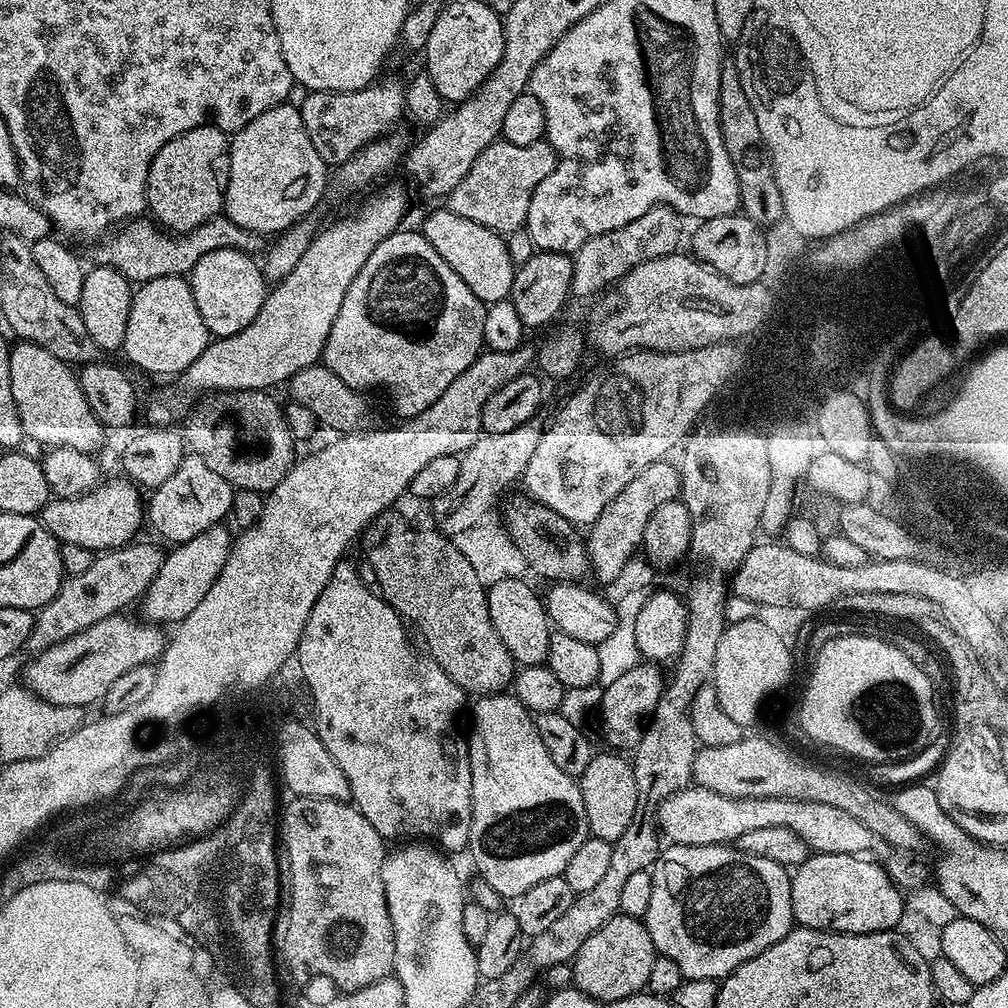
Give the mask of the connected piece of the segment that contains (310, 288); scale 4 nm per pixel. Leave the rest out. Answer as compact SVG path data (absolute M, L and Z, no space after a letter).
M392 184L389 188L384 188L381 192L376 192L360 209L357 210L356 216L348 216L345 220L340 220L337 224L332 224L329 228L324 228L315 233L310 242L310 246L306 246L306 254L302 254L302 258L298 261L298 266L294 266L294 270L290 270L290 274L286 274L284 280L275 281L271 285L270 291L264 297L264 305L262 310L258 310L258 314L254 318L254 322L250 322L250 326L246 326L246 330L242 330L233 336L225 336L216 338L209 343L206 350L202 350L202 354L198 354L198 358L194 358L194 362L190 362L190 366L185 372L179 373L180 392L184 396L196 396L201 394L219 394L222 392L241 392L242 390L250 390L258 388L261 390L275 389L275 384L283 385L291 380L294 374L298 374L298 370L309 368L312 364L317 363L323 357L324 347L330 338L330 326L334 326L334 318L338 318L338 310L342 310L342 298L346 298L346 290L350 290L350 282L354 282L354 278L358 278L358 270L362 270L362 266L366 266L366 258L370 258L370 254L374 254L374 250L378 250L378 246L382 242L386 242L386 238L390 238L390 234L401 231L404 215L408 212L408 196L404 193L404 188L400 184Z

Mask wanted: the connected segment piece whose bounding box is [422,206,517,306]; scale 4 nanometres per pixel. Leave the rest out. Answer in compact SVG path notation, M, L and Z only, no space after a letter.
M440 206L437 212L430 213L424 220L422 231L430 246L434 246L438 254L442 254L442 262L446 262L446 266L450 266L450 270L454 270L454 274L458 274L458 278L462 278L462 282L466 282L466 286L474 290L476 297L485 306L511 297L517 265L513 264L508 241L501 233L490 230L478 222L470 222L470 218L462 218L454 214L447 206Z

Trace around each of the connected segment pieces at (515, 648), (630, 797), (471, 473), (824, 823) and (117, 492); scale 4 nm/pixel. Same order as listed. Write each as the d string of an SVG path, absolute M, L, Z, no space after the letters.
M527 579L498 581L487 589L490 621L502 638L515 663L520 666L544 664L548 659L550 642L554 635L553 625L548 619L545 601L528 585Z
M612 750L597 751L592 757L590 766L580 777L580 793L582 794L582 806L586 806L586 822L589 833L603 840L617 840L626 834L626 826L636 817L640 808L641 785L636 782L636 775L631 763L624 760L623 755Z
M539 419L527 420L522 426L514 430L506 430L506 434L494 434L489 436L482 434L470 450L466 450L460 456L460 469L454 486L446 490L441 496L431 501L433 510L433 522L435 529L442 535L452 537L474 527L475 524L482 524L483 520L490 516L492 507L500 500L500 495L519 481L524 475L530 457L538 447L542 438L545 425L539 424Z
M689 786L666 798L658 809L659 831L665 841L674 844L731 845L749 830L758 830L765 826L794 830L794 834L798 834L798 838L802 838L802 842L806 842L806 846L813 853L864 856L872 854L872 851L882 844L874 830L866 830L866 826L846 814L846 810L838 810L838 806L826 806L826 802L789 800L783 796L730 798L699 786Z
M127 478L103 481L102 486L87 495L72 499L52 498L42 511L42 522L61 544L86 546L92 553L124 548L137 539L136 531L146 520L146 504L141 489Z

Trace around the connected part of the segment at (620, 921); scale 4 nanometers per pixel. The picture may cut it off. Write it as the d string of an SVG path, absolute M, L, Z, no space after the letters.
M618 914L610 918L610 922L606 922L598 934L590 934L590 938L582 942L582 950L578 950L575 960L571 961L570 969L576 979L573 980L575 987L581 992L595 1000L614 1002L643 993L647 989L650 965L657 955L643 919Z

